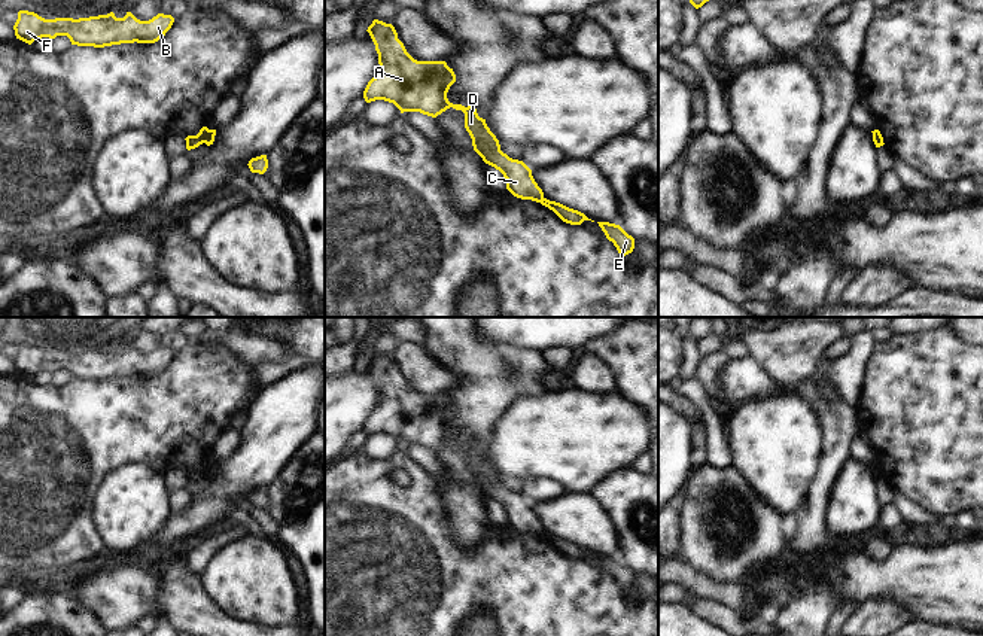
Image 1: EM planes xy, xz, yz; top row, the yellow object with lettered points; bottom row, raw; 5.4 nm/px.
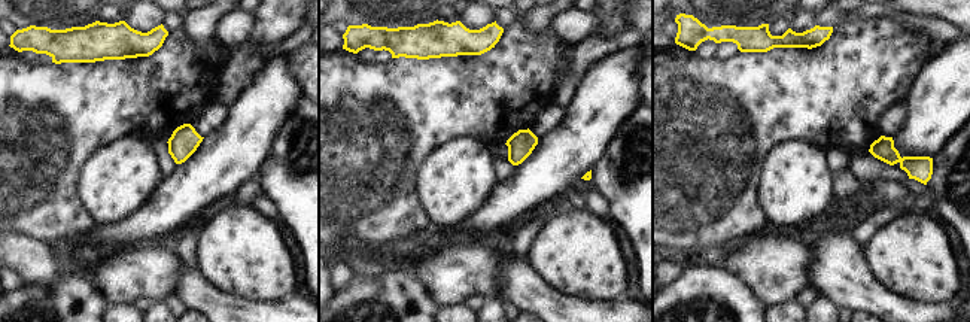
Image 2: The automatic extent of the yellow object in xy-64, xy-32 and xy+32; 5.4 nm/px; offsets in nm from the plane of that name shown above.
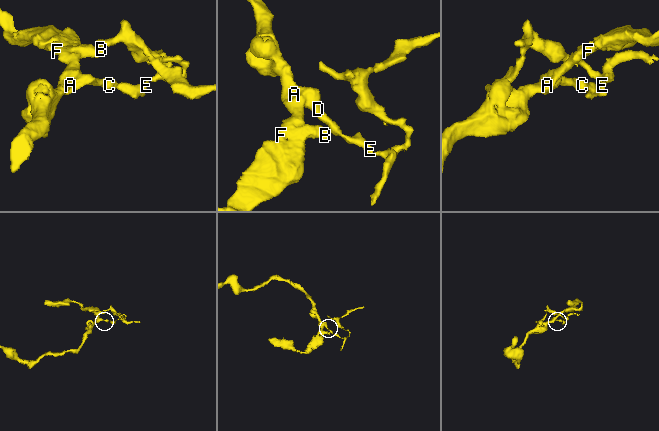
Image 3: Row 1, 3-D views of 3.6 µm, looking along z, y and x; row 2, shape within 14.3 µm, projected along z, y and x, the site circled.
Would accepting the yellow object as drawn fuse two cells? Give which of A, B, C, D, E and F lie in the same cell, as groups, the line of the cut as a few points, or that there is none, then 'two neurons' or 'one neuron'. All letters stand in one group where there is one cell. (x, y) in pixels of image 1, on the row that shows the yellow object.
groups A B C D F / E; cut xz (544, 198), (539, 201); two neurons

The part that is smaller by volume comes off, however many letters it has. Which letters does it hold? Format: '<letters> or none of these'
E

